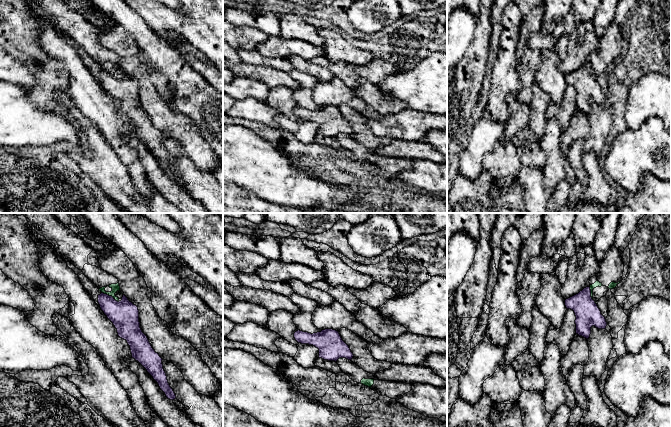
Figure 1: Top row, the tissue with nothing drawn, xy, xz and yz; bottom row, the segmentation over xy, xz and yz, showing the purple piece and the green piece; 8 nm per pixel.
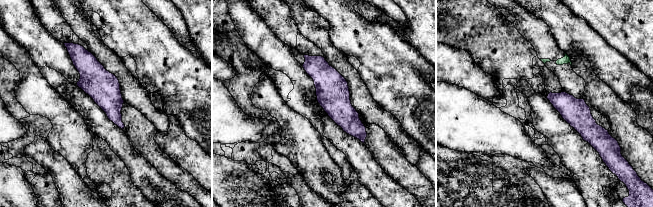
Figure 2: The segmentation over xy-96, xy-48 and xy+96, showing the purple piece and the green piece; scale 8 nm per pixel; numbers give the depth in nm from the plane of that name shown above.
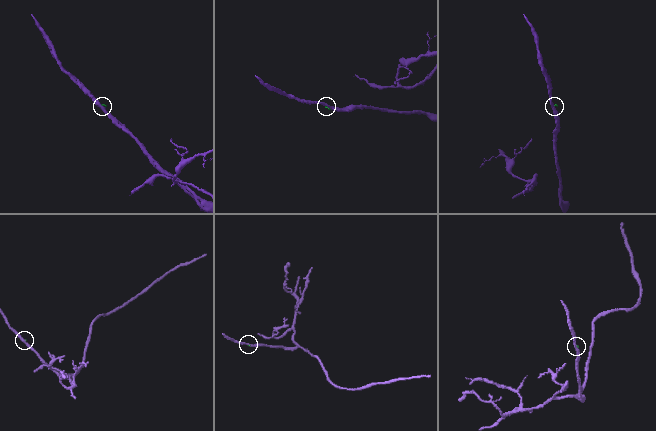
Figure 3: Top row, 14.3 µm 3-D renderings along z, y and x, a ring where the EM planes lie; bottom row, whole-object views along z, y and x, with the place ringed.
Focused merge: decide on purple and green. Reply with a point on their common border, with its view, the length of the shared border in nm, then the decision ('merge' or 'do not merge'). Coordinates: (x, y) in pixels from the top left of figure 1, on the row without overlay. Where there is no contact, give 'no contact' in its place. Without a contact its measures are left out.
contact xy (111, 72); length 160 nm; do not merge

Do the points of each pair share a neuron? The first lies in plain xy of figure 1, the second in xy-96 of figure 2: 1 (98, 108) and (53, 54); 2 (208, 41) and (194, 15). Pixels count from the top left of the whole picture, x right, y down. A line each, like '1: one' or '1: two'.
1: one
2: one

